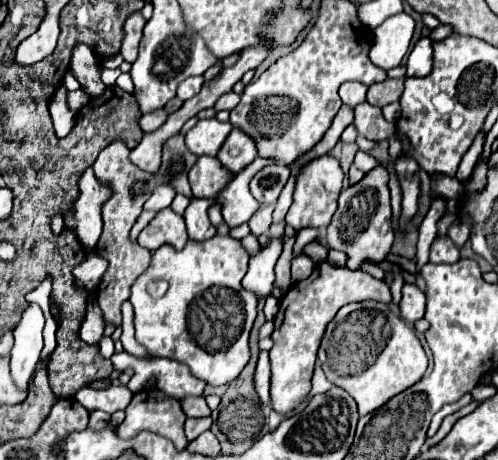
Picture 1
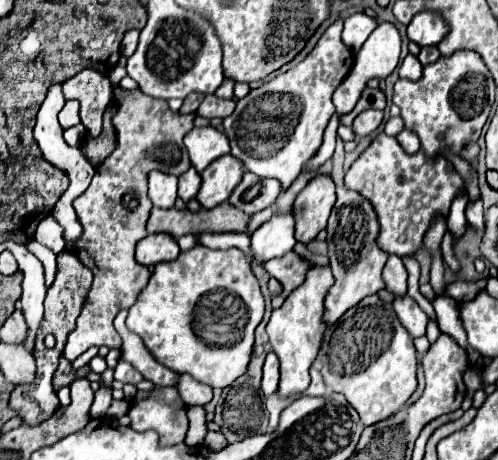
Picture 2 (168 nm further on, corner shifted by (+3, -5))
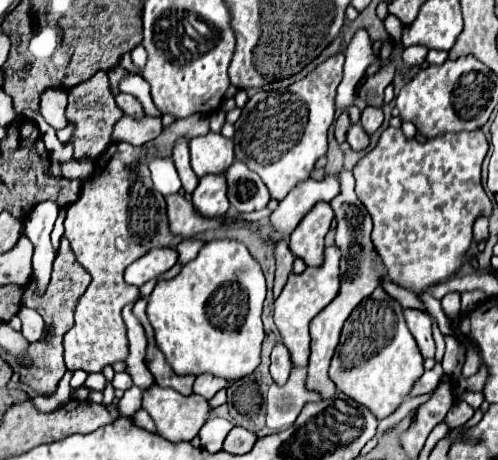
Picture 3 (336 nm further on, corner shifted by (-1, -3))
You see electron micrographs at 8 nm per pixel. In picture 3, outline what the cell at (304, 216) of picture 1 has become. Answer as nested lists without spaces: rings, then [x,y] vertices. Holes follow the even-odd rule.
[[[316,204],[296,226],[290,236],[288,248],[296,258],[302,258],[306,266],[320,266],[324,262],[324,236],[330,228],[334,212],[330,204]]]

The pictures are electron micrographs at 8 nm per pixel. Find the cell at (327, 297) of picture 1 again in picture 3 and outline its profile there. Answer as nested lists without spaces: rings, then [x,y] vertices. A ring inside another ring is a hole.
[[[326,248],[324,264],[320,268],[306,268],[302,274],[290,274],[282,294],[274,304],[274,322],[280,330],[282,342],[290,350],[294,366],[306,366],[310,356],[310,334],[308,326],[312,318],[326,308],[340,290],[340,248]]]

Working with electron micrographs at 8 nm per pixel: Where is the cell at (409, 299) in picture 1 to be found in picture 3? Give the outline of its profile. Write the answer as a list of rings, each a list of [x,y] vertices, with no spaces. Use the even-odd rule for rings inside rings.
[[[404,310],[404,318],[410,334],[414,336],[422,358],[434,358],[434,338],[432,338],[432,318],[428,312]]]

